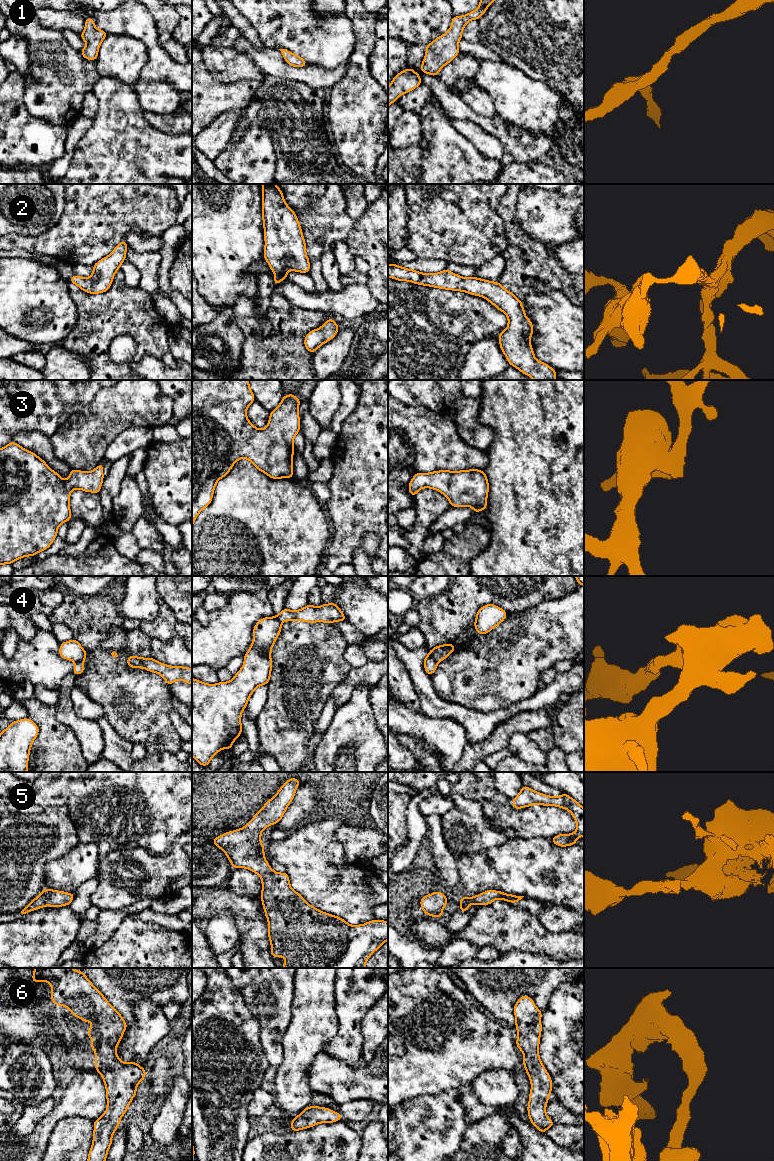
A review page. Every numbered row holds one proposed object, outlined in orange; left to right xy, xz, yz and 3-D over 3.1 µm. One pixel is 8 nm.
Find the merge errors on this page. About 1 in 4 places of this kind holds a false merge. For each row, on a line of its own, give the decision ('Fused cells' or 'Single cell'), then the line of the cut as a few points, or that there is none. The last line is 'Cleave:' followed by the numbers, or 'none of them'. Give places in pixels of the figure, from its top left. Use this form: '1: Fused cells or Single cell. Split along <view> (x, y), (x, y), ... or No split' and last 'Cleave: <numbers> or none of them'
1: Single cell. No split
2: Single cell. No split
3: Single cell. No split
4: Fused cells. Split along yz (429, 652), (436, 663)
5: Single cell. No split
6: Single cell. No split
Cleave: 4

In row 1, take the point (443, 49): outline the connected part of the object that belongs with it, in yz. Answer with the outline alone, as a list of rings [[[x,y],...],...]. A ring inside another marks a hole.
[[[480,0],[479,7],[474,11],[463,16],[454,16],[451,28],[426,45],[426,54],[421,64],[421,71],[437,76],[439,71],[460,53],[458,44],[462,39],[462,30],[465,25],[472,19],[478,20],[493,1]]]

